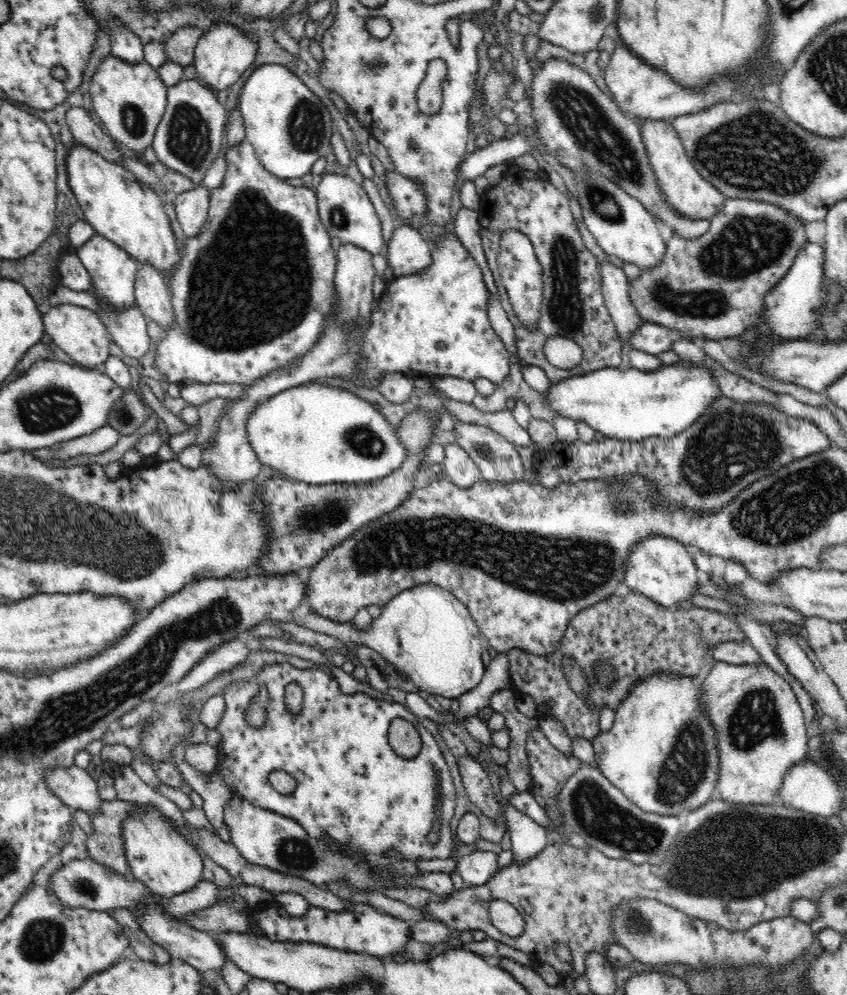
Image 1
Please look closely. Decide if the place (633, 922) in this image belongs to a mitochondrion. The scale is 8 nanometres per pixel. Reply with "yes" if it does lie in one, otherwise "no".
yes

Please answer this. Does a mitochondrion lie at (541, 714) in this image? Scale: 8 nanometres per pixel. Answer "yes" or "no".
no

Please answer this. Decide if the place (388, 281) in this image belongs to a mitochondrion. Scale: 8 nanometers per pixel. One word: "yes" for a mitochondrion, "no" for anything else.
no

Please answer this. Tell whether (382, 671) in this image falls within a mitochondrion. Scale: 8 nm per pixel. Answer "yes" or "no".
no

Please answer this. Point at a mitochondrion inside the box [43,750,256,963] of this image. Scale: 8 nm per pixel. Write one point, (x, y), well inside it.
(85, 889)

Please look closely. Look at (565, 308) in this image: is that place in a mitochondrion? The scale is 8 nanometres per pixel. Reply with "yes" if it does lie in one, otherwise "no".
yes

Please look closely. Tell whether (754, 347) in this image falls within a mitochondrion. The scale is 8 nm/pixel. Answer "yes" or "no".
no

